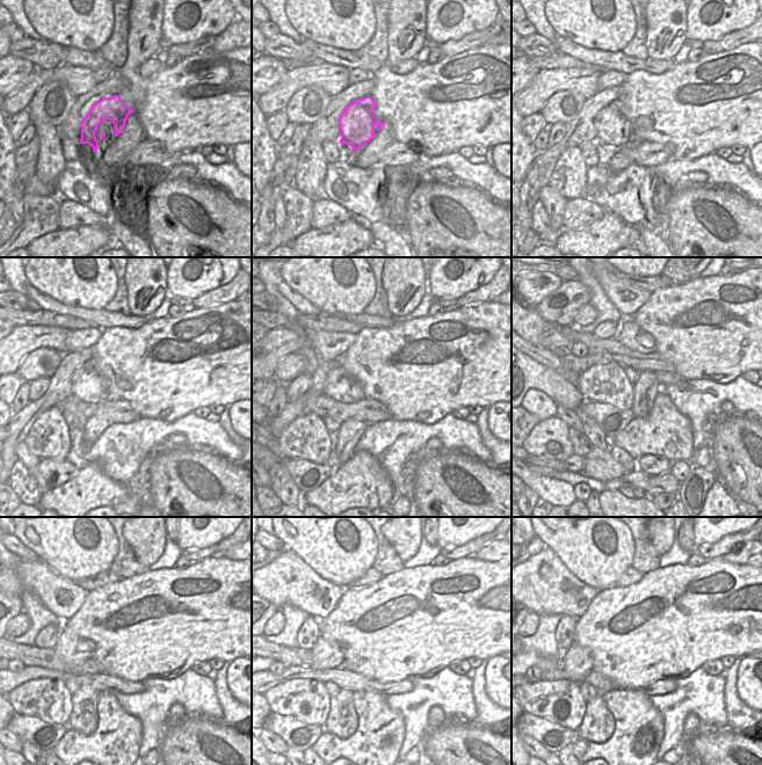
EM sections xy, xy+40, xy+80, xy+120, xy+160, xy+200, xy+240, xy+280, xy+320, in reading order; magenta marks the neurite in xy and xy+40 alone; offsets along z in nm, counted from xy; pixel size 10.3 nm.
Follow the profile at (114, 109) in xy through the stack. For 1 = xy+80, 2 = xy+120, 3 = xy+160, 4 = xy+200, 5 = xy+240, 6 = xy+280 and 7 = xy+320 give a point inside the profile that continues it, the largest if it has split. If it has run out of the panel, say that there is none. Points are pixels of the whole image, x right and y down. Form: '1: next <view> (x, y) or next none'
1: next xy+80 (612, 128)
2: next xy+120 (88, 385)
3: next xy+160 (340, 386)
4: next xy+200 (589, 380)
5: next xy+240 (66, 647)
6: next xy+280 (326, 654)
7: next xy+320 (577, 662)

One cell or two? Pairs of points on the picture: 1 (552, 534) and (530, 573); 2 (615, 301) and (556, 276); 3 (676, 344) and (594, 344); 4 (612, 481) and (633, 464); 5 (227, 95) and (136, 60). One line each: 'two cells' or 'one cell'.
1: two cells
2: one cell
3: two cells
4: one cell
5: one cell

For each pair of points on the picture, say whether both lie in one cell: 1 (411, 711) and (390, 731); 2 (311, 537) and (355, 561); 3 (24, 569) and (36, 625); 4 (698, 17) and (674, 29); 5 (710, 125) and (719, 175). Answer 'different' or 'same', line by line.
1: different
2: same
3: different
4: different
5: different

